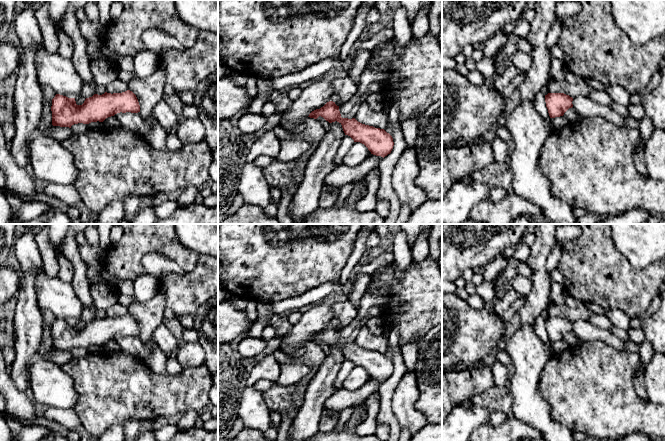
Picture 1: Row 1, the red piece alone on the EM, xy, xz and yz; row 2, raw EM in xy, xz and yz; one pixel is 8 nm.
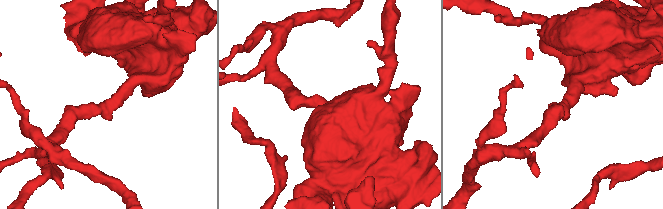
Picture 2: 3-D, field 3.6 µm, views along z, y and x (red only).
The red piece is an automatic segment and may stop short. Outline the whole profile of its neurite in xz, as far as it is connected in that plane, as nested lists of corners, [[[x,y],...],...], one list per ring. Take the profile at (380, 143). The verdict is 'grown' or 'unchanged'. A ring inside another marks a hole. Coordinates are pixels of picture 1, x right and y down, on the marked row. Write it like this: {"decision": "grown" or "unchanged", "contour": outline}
{"decision": "unchanged", "contour": [[[329,101],[320,109],[312,111],[308,117],[317,119],[319,116],[323,117],[329,123],[339,122],[345,135],[350,136],[354,142],[364,144],[373,155],[384,158],[393,149],[394,142],[389,133],[384,129],[362,124],[355,118],[342,118],[339,106],[333,101]]]}

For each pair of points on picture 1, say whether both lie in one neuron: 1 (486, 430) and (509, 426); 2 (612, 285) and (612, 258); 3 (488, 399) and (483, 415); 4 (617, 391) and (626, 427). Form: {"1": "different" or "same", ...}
{"1": "same", "2": "same", "3": "different", "4": "same"}

